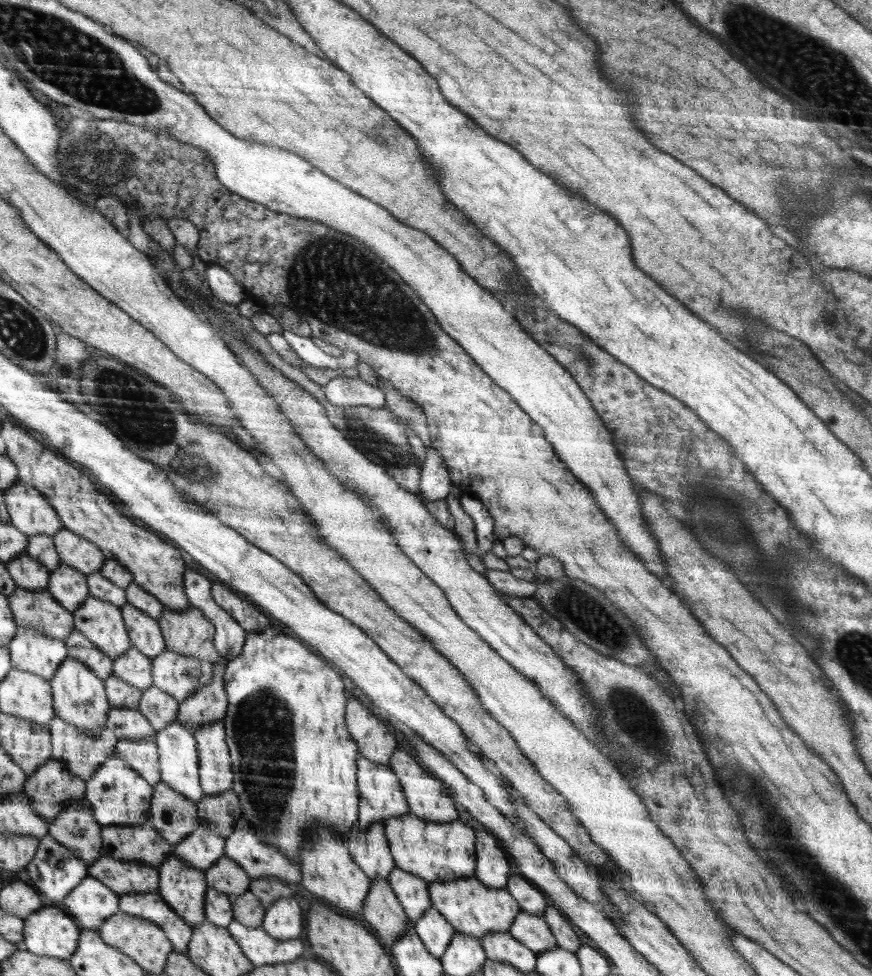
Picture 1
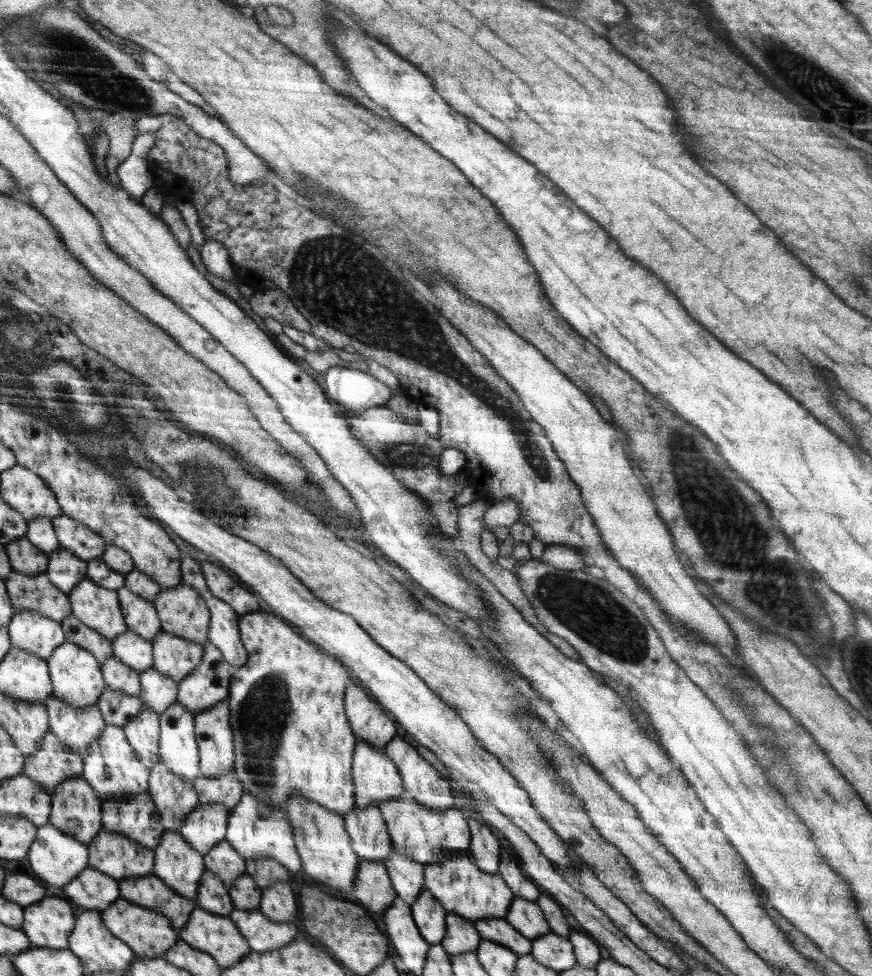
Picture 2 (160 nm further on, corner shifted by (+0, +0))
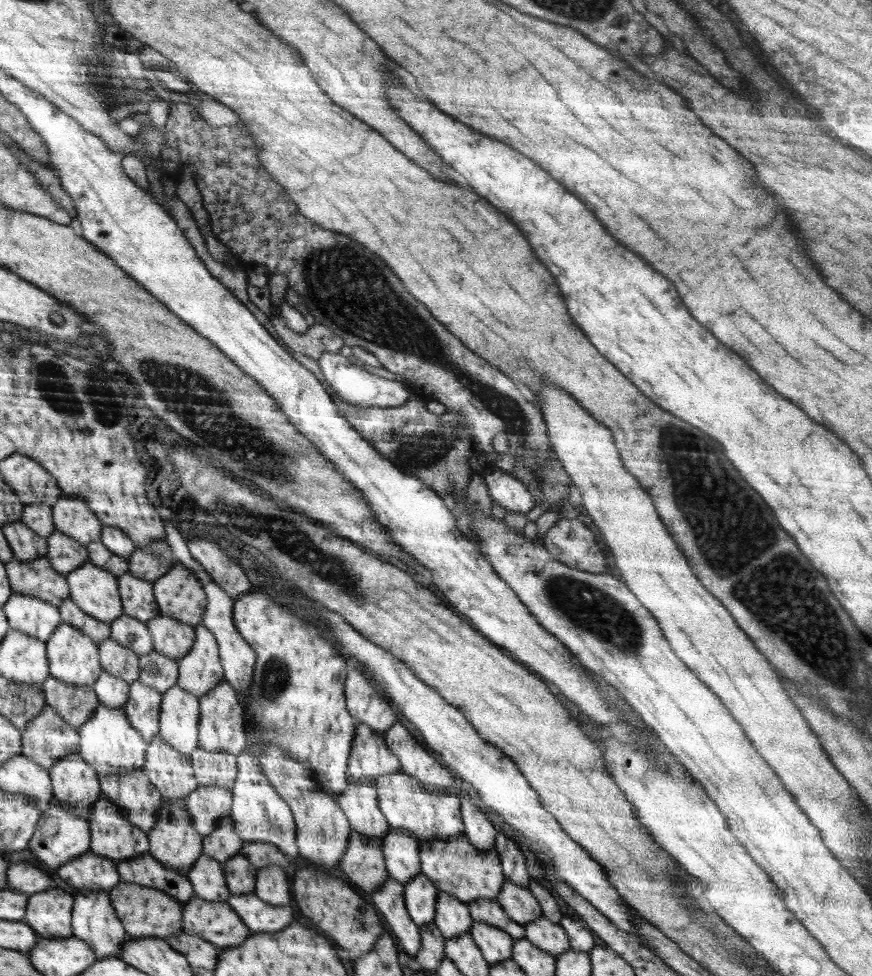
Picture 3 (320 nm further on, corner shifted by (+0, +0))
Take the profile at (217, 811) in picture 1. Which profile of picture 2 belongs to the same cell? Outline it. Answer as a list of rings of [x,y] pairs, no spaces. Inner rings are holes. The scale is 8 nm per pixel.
[[[235,771],[217,777],[205,777],[200,774],[194,785],[199,793],[199,806],[220,804],[229,810],[229,814],[238,806],[244,793]]]

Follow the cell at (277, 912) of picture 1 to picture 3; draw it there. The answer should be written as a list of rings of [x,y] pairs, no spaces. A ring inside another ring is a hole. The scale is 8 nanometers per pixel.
[[[270,865],[257,871],[254,893],[271,905],[289,905],[290,886],[280,865]]]

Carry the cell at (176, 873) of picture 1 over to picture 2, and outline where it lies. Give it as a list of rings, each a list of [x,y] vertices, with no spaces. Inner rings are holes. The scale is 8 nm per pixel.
[[[167,829],[162,836],[158,848],[155,851],[154,874],[160,877],[164,884],[167,884],[174,892],[180,896],[187,897],[197,904],[198,883],[206,871],[206,863],[203,856],[186,842],[186,839],[180,834],[179,830],[173,831]]]

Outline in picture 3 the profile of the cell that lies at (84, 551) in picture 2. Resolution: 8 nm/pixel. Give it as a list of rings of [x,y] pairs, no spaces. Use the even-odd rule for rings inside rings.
[[[63,494],[51,507],[54,509],[55,530],[64,532],[86,548],[101,540],[104,526],[84,499]]]

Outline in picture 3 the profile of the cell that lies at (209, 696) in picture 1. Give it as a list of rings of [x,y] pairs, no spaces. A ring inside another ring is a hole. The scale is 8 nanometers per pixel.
[[[198,623],[194,629],[195,644],[191,652],[177,663],[177,685],[201,697],[226,682],[226,677],[215,636],[203,623]]]

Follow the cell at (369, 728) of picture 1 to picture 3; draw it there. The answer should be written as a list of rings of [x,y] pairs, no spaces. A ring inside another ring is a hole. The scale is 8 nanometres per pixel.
[[[352,670],[344,682],[346,688],[346,708],[352,716],[356,716],[361,723],[366,723],[382,735],[396,722],[394,710],[382,698],[380,692],[372,688],[364,674]]]

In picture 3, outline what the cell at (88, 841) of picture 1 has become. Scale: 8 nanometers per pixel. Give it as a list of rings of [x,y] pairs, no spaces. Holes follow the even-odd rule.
[[[76,753],[60,759],[49,772],[60,807],[91,820],[102,792],[98,774],[91,764]]]

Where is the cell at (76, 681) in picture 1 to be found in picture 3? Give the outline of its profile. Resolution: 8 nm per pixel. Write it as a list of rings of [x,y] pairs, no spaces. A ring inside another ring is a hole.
[[[63,622],[60,623],[60,632],[51,636],[46,642],[47,657],[50,658],[50,676],[63,680],[66,684],[91,687],[102,674],[103,666],[99,661],[99,647],[87,634],[76,627]]]

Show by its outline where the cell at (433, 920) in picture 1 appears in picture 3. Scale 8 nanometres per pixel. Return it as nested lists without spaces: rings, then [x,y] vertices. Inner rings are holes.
[[[425,874],[415,876],[404,885],[405,907],[417,925],[434,922],[438,893]]]

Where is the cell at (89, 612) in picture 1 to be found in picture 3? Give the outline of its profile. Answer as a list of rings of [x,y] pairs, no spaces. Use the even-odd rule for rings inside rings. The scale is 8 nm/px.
[[[88,561],[66,578],[70,599],[86,614],[109,625],[122,616],[122,594],[119,593],[118,578],[111,572]]]

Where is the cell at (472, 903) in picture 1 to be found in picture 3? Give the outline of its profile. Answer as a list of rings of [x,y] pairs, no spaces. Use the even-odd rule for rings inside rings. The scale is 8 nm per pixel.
[[[466,834],[452,839],[420,841],[420,848],[424,874],[438,891],[447,892],[466,904],[478,899],[497,900],[506,877],[503,873],[502,858],[494,848],[477,849]]]

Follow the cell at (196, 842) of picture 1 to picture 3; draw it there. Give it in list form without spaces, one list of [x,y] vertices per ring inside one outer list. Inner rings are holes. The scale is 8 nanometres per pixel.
[[[198,785],[185,802],[194,828],[204,838],[221,818],[231,813],[233,794],[230,789],[218,785]]]

